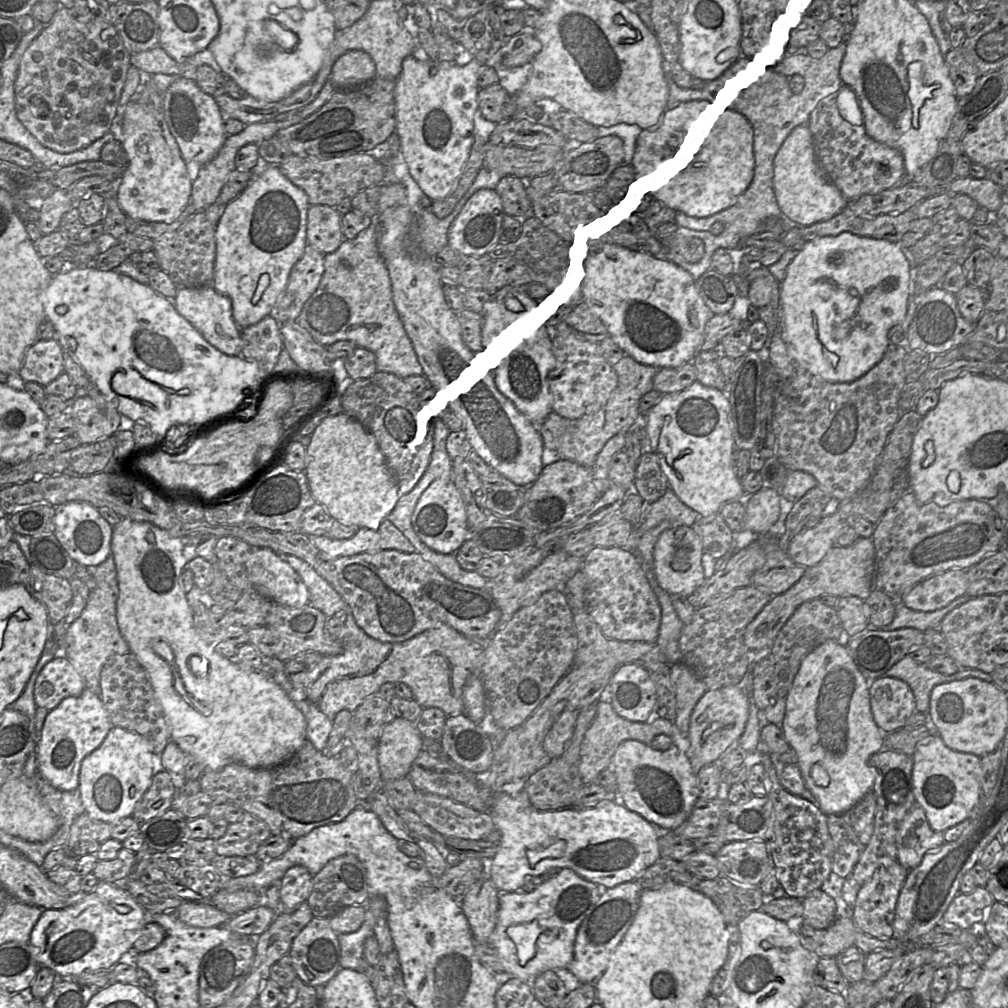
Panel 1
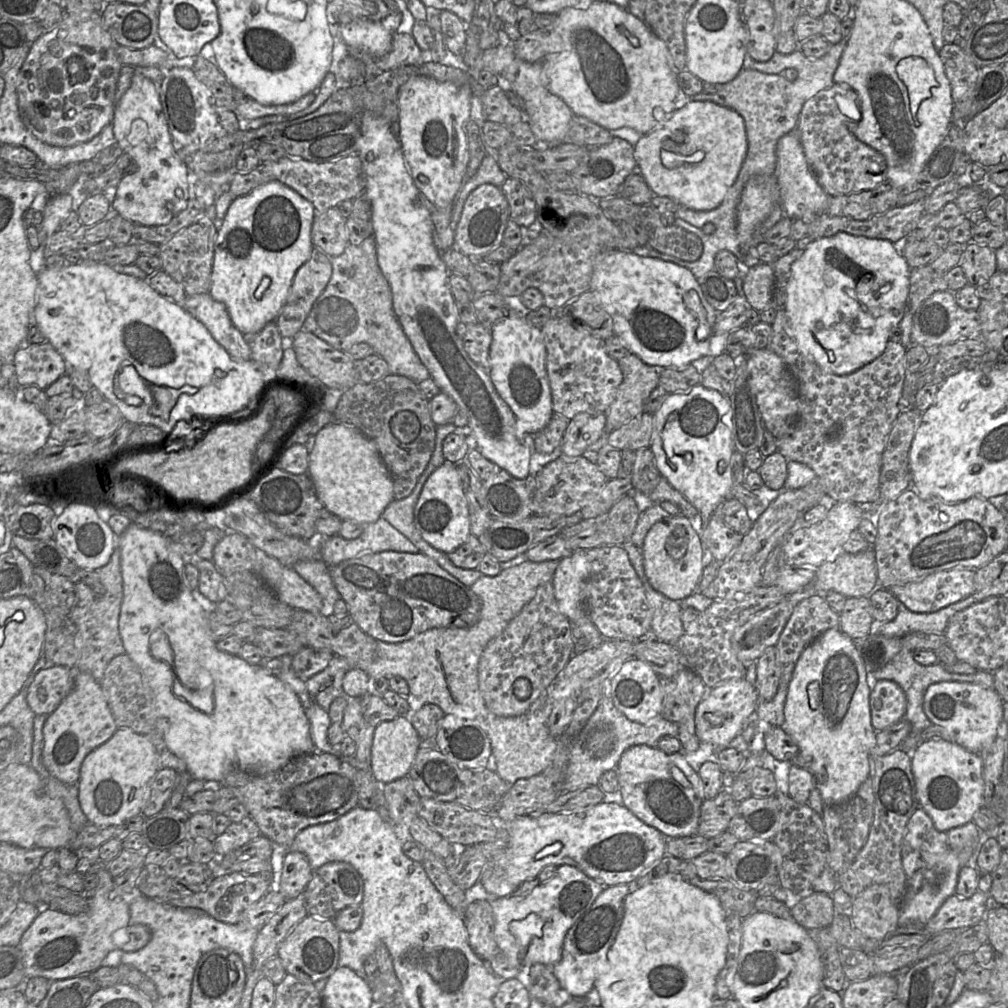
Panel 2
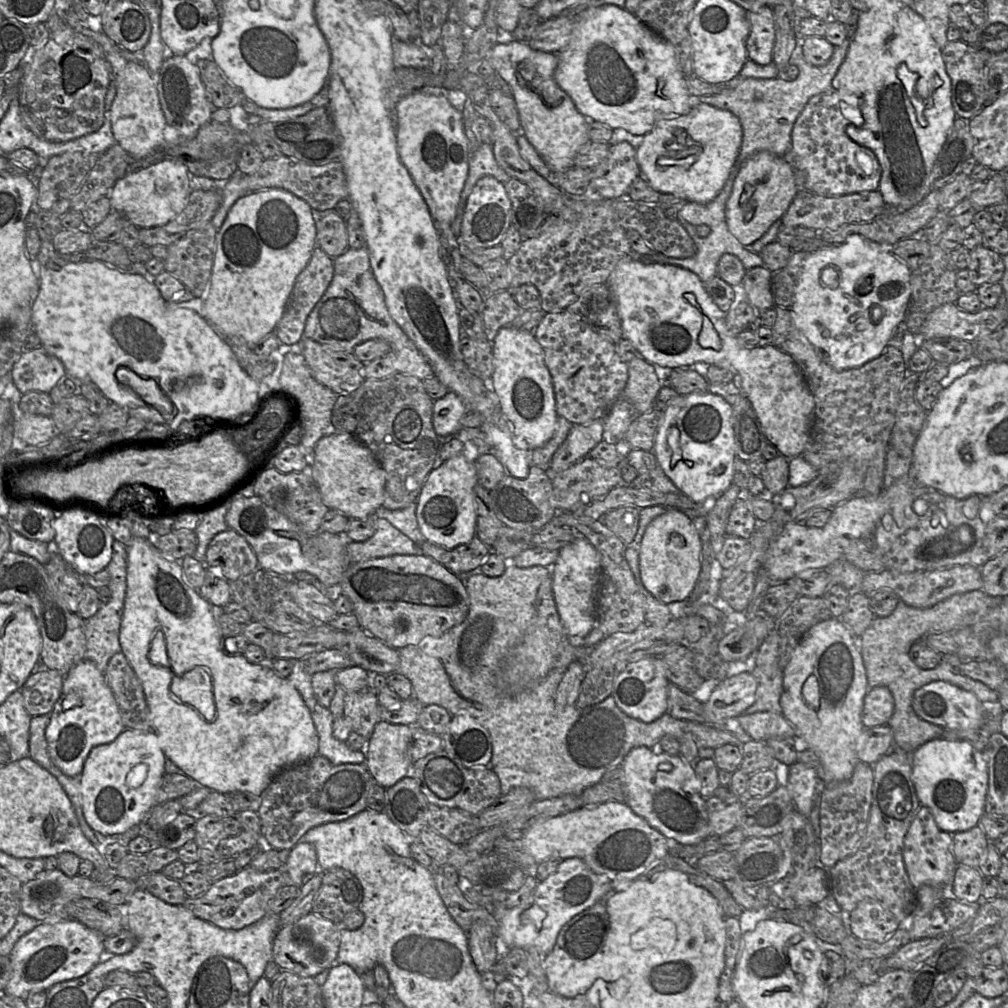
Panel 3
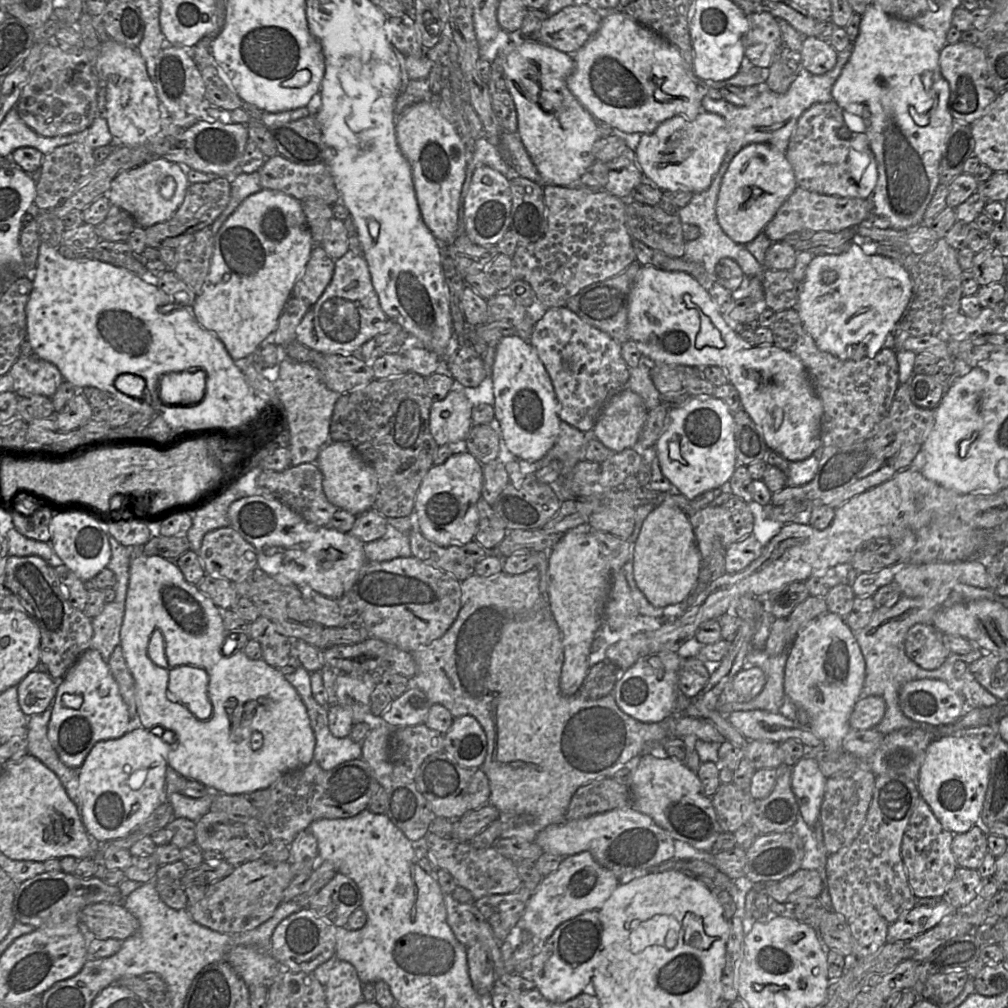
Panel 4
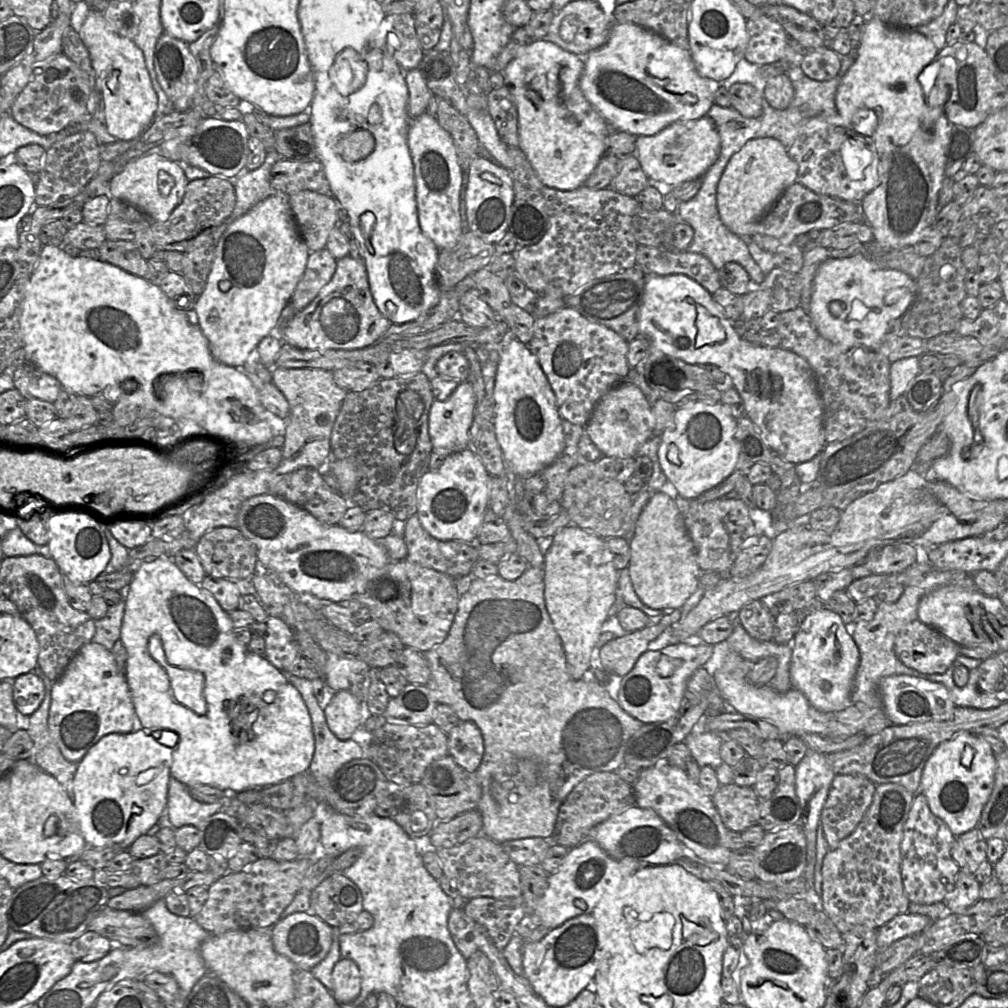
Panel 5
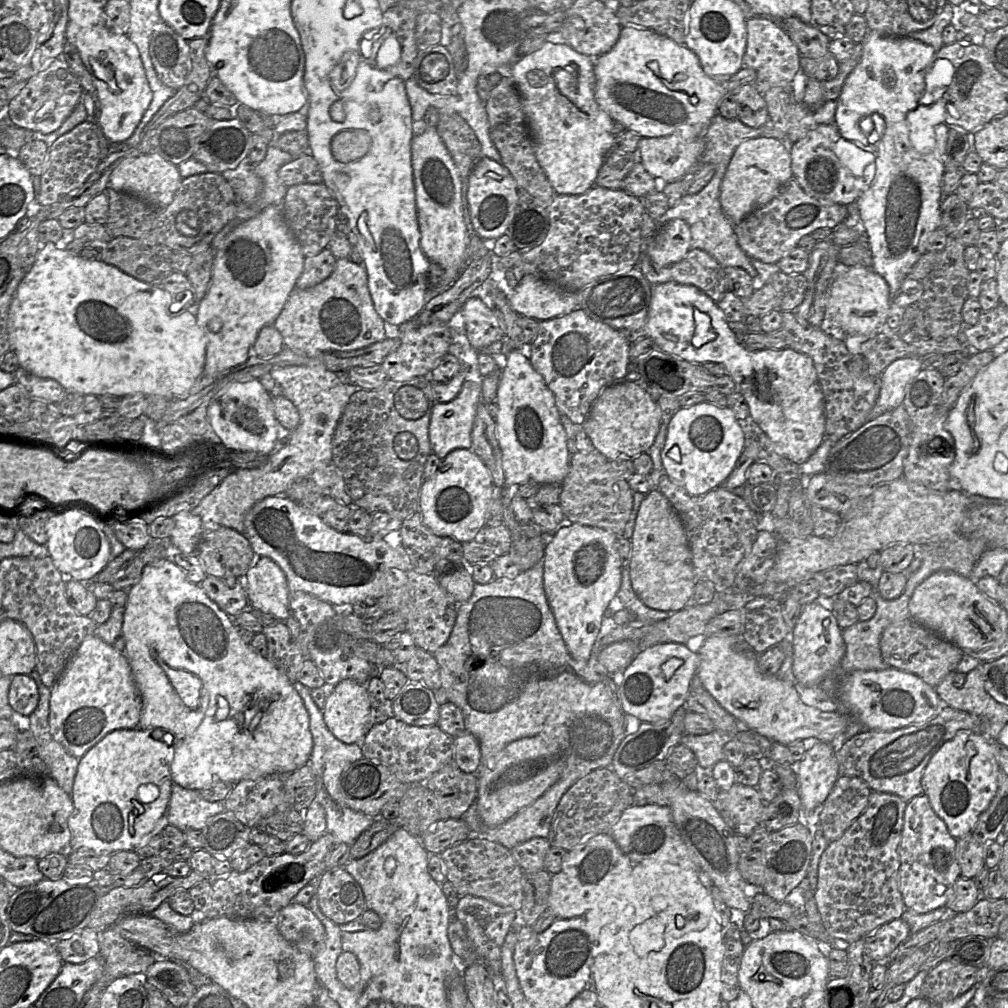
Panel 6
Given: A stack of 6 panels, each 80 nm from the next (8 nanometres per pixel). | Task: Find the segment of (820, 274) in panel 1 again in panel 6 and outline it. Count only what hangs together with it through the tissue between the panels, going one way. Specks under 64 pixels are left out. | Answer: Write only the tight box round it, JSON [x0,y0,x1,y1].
[825,263,924,338]

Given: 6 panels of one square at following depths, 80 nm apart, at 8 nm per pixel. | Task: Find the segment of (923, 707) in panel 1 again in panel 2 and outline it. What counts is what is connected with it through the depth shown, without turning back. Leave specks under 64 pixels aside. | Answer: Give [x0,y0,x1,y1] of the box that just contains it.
[869,649,994,734]

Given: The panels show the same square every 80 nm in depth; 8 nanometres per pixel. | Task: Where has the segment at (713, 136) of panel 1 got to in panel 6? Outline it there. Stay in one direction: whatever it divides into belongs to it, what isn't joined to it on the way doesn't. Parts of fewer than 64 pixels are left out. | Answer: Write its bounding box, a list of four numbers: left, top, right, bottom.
[637,135,704,183]

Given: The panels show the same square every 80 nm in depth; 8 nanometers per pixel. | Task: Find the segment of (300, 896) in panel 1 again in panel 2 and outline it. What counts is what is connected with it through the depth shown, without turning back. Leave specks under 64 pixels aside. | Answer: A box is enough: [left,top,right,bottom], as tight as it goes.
[278,852,313,900]

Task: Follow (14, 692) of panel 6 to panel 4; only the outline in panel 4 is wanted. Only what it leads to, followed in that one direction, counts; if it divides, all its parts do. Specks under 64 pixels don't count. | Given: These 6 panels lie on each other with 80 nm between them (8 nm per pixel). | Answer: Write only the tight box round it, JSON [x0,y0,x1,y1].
[17,672,61,716]

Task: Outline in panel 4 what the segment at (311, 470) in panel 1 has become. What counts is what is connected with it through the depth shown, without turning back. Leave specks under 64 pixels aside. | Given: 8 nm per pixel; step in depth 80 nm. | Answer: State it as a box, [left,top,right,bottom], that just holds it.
[316,441,378,516]

